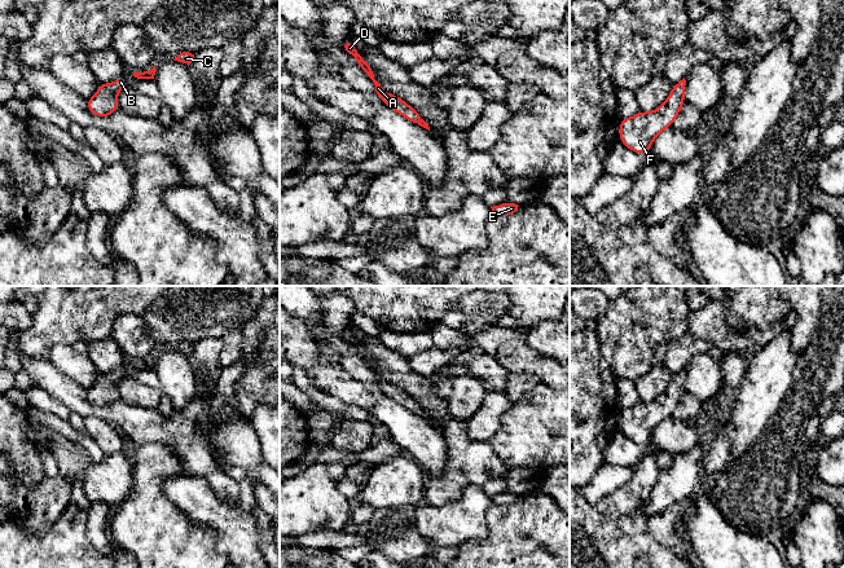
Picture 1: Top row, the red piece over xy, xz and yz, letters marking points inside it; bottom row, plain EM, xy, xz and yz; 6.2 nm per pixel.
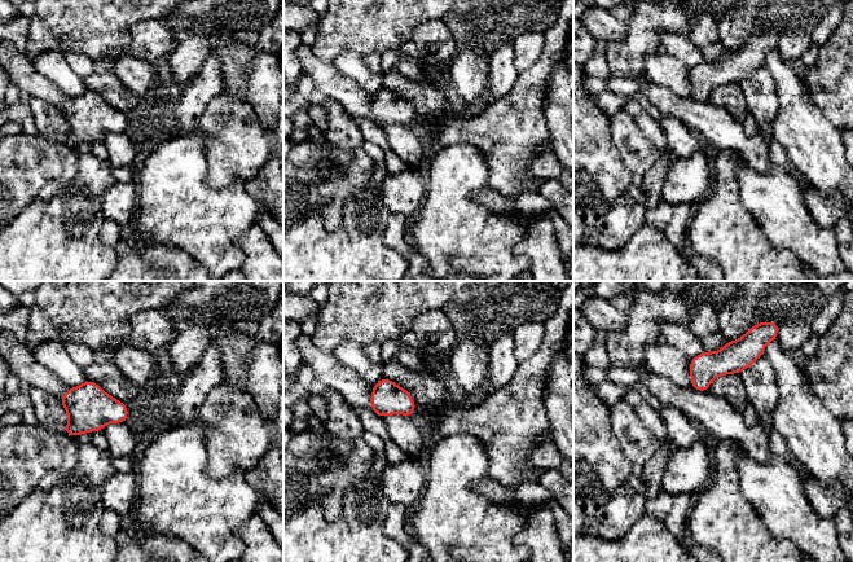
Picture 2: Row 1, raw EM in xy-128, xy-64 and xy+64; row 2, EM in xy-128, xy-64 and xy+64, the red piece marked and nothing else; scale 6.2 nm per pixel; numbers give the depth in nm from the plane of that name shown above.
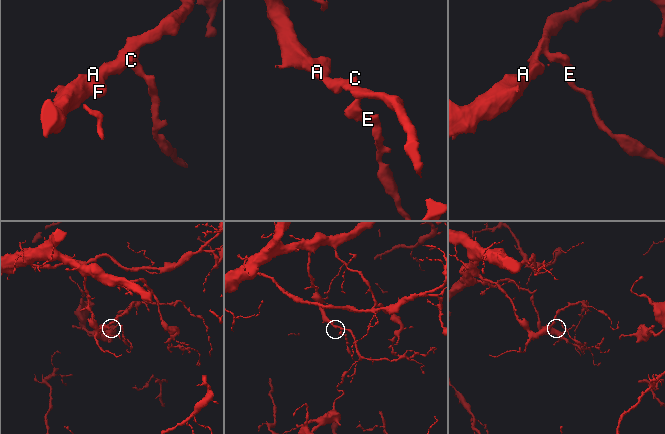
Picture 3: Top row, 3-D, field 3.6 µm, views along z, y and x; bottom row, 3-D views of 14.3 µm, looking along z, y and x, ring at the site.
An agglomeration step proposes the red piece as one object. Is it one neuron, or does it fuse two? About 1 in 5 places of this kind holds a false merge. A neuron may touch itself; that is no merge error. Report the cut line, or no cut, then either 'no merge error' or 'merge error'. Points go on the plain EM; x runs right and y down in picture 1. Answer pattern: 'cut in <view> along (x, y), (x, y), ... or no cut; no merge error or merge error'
no cut; no merge error

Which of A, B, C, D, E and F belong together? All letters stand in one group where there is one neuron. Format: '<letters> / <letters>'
A B C D E F

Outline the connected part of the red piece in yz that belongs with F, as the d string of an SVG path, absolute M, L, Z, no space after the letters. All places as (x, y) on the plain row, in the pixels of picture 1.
M685 367L673 374L665 392L650 402L638 401L630 408L623 408L619 415L621 433L637 444L650 441L654 430L672 417L685 393Z

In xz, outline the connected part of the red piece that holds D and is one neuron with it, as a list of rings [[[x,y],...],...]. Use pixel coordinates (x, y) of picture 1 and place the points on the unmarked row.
[[[344,329],[340,335],[348,344],[351,344],[355,348],[357,356],[361,357],[368,364],[368,366],[373,370],[375,375],[375,382],[384,395],[390,396],[394,401],[396,401],[409,411],[418,414],[430,421],[428,414],[421,408],[419,402],[416,399],[413,399],[408,392],[399,388],[397,386],[387,383],[381,377],[381,374],[374,369],[374,364],[370,356],[350,330]]]

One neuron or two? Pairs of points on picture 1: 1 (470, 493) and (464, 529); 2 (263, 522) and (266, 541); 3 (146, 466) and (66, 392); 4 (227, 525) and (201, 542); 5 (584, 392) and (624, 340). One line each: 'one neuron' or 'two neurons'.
1: one neuron
2: one neuron
3: two neurons
4: two neurons
5: two neurons

